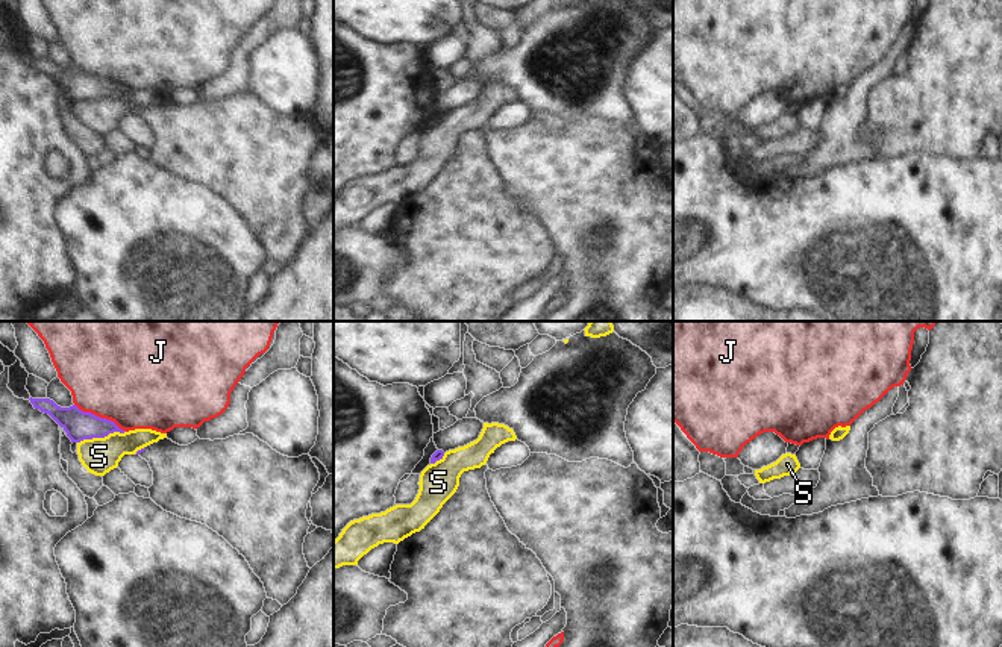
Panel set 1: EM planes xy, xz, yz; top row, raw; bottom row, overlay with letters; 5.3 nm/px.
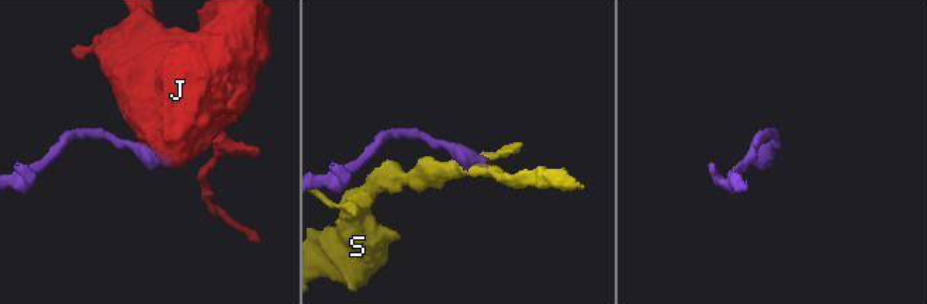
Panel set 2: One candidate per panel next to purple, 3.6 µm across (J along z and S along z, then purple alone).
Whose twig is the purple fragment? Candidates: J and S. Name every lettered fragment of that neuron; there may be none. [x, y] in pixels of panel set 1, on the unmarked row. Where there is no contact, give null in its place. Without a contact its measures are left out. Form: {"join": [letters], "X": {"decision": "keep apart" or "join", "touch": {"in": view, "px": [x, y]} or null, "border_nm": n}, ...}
{"join": [], "J": {"decision": "keep apart", "touch": {"in": "xy", "px": [99, 78]}, "border_nm": 320}, "S": {"decision": "keep apart", "touch": {"in": "xy", "px": [100, 97]}, "border_nm": 260}}

